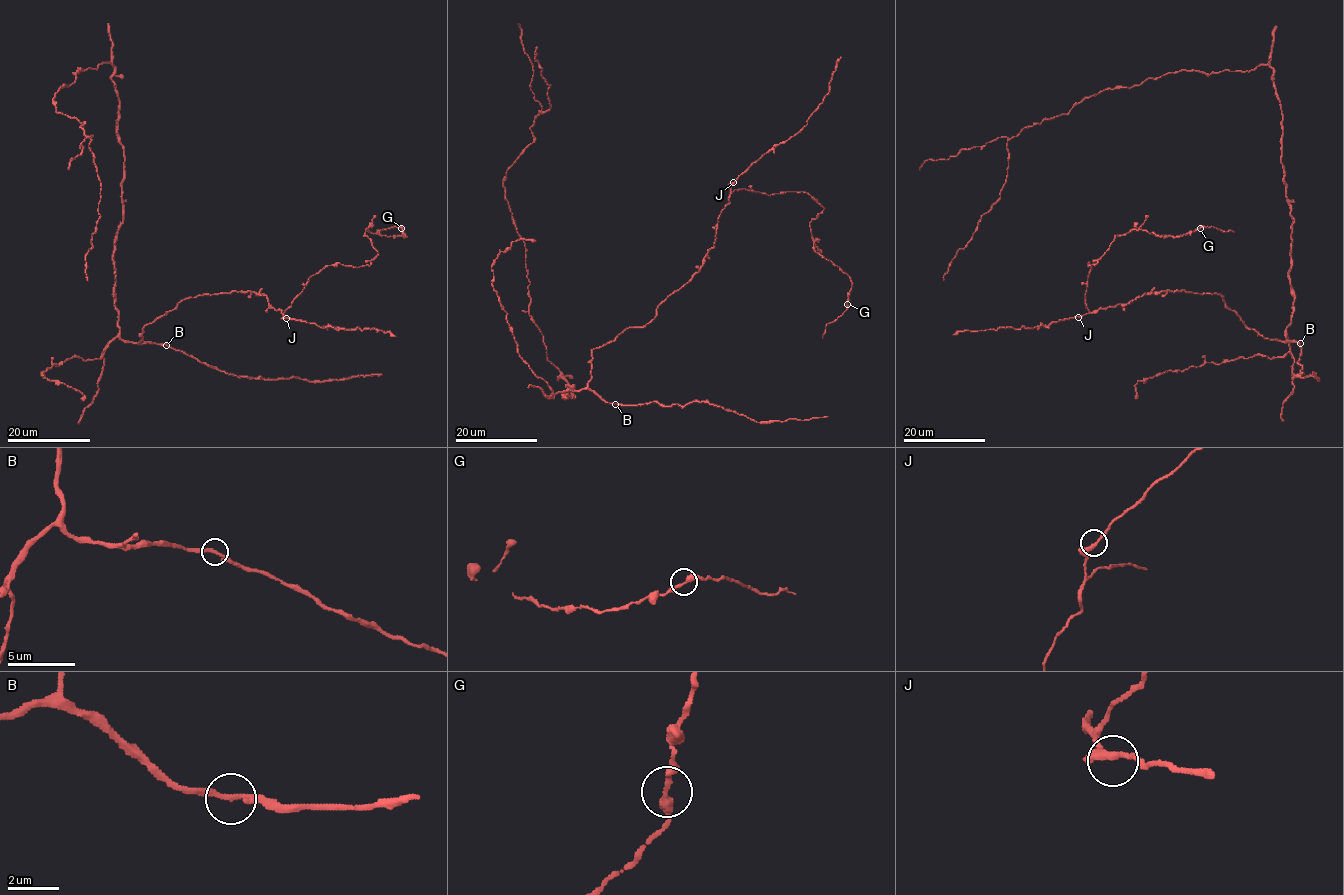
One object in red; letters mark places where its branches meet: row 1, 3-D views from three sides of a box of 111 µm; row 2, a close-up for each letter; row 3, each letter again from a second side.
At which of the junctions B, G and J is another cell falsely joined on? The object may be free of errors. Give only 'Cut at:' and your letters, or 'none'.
Cut at: none

